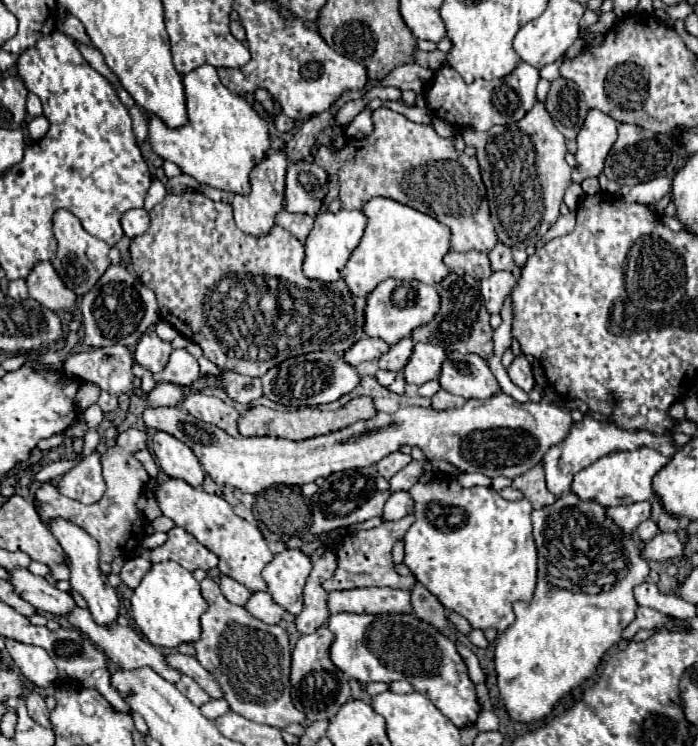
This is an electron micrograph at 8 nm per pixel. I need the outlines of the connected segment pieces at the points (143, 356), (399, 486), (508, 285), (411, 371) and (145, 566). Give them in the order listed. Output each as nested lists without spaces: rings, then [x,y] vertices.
[[[147,331],[135,347],[135,363],[149,369],[151,373],[161,373],[169,361],[173,347],[157,337],[155,331]]]
[[[413,461],[413,463],[409,463],[407,467],[403,467],[395,477],[389,479],[389,491],[391,491],[391,493],[409,491],[409,489],[419,481],[421,475],[423,475],[421,461]]]
[[[509,271],[491,273],[491,277],[481,281],[481,293],[483,293],[483,299],[485,299],[485,305],[487,305],[489,313],[499,313],[501,311],[503,301],[511,293],[515,283],[517,283],[517,279]]]
[[[417,343],[409,363],[403,367],[405,381],[413,385],[423,385],[431,379],[437,379],[445,357],[447,353],[443,347],[431,343]]]
[[[145,555],[143,557],[133,557],[133,559],[127,559],[119,577],[127,587],[135,589],[149,569],[151,569],[151,561]]]

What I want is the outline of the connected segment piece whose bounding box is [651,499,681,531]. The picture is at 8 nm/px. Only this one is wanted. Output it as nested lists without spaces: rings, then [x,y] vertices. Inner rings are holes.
[[[657,499],[653,501],[653,513],[651,513],[651,519],[657,523],[659,531],[679,531],[679,529],[681,529],[679,519],[671,517],[669,513],[665,513],[665,511],[663,511],[663,507],[659,505],[659,501],[657,501]]]

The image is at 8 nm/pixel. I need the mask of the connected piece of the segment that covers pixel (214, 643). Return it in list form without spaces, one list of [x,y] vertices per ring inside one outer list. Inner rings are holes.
[[[209,577],[201,581],[201,593],[209,609],[201,615],[199,641],[191,645],[197,661],[219,681],[223,699],[229,707],[249,721],[267,723],[279,729],[291,723],[303,723],[305,715],[293,707],[289,695],[291,649],[287,631],[279,625],[267,625],[255,619],[245,607],[229,603],[219,585]]]

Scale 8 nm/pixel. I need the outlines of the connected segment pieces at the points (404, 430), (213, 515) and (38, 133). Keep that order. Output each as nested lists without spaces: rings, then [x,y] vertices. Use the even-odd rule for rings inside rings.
[[[503,391],[495,393],[495,397],[489,397],[487,401],[469,399],[463,407],[451,409],[451,411],[435,411],[431,407],[409,407],[403,405],[395,413],[383,413],[379,411],[371,419],[355,421],[347,425],[345,429],[303,439],[303,441],[287,441],[283,437],[231,437],[223,429],[199,421],[191,417],[189,413],[183,413],[179,407],[159,407],[153,409],[153,415],[143,415],[143,421],[147,427],[153,427],[157,431],[167,431],[179,441],[187,443],[197,459],[203,465],[203,471],[219,485],[231,485],[235,489],[241,489],[243,493],[257,495],[263,489],[269,489],[271,485],[297,485],[303,487],[305,483],[311,483],[319,477],[329,477],[331,473],[345,471],[345,469],[357,469],[357,467],[371,467],[379,463],[389,453],[399,451],[403,445],[419,447],[429,461],[447,461],[453,467],[457,467],[461,473],[483,473],[487,477],[517,477],[525,471],[529,471],[533,465],[541,461],[541,457],[551,449],[551,445],[559,445],[563,441],[573,425],[573,419],[565,409],[549,403],[519,403],[513,397],[505,395]]]
[[[165,477],[161,481],[161,487],[157,489],[157,503],[165,517],[173,519],[177,527],[187,529],[201,545],[219,557],[219,571],[223,575],[233,577],[253,593],[267,591],[267,583],[263,581],[261,571],[271,561],[273,553],[269,551],[267,541],[257,525],[235,515],[233,505],[229,505],[223,497],[209,495],[203,489],[195,489],[189,483],[173,477]]]
[[[39,115],[39,117],[35,117],[35,119],[29,121],[27,129],[29,129],[29,135],[37,141],[37,139],[41,139],[41,137],[47,133],[47,129],[49,129],[49,121],[47,121],[47,117]]]

